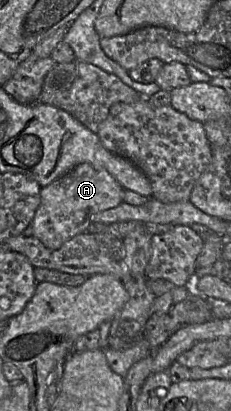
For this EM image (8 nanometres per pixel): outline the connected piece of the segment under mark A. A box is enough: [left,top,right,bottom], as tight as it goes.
[31,162,125,250]

